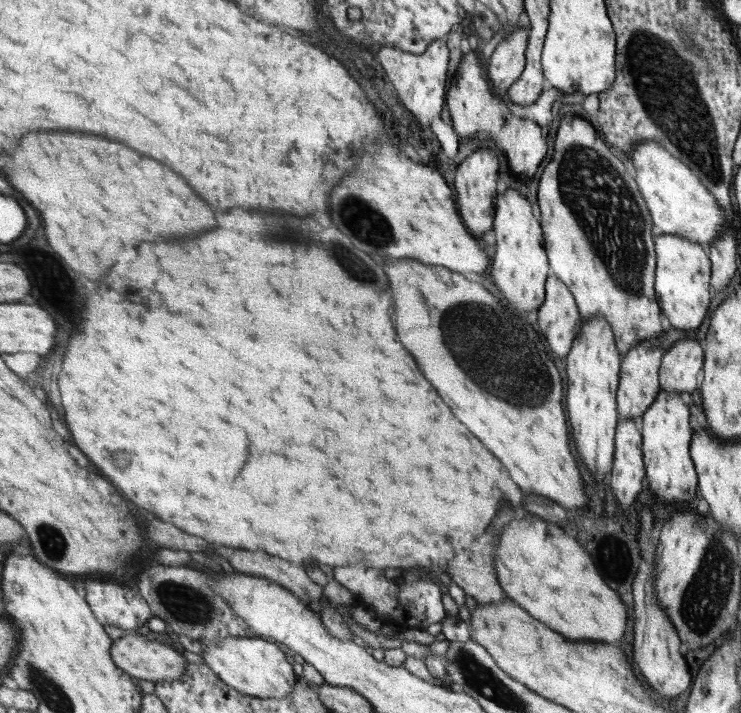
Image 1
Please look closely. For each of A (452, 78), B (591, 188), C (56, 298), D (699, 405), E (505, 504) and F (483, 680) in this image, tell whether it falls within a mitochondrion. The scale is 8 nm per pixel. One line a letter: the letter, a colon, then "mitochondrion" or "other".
A: other
B: mitochondrion
C: other
D: other
E: other
F: mitochondrion

